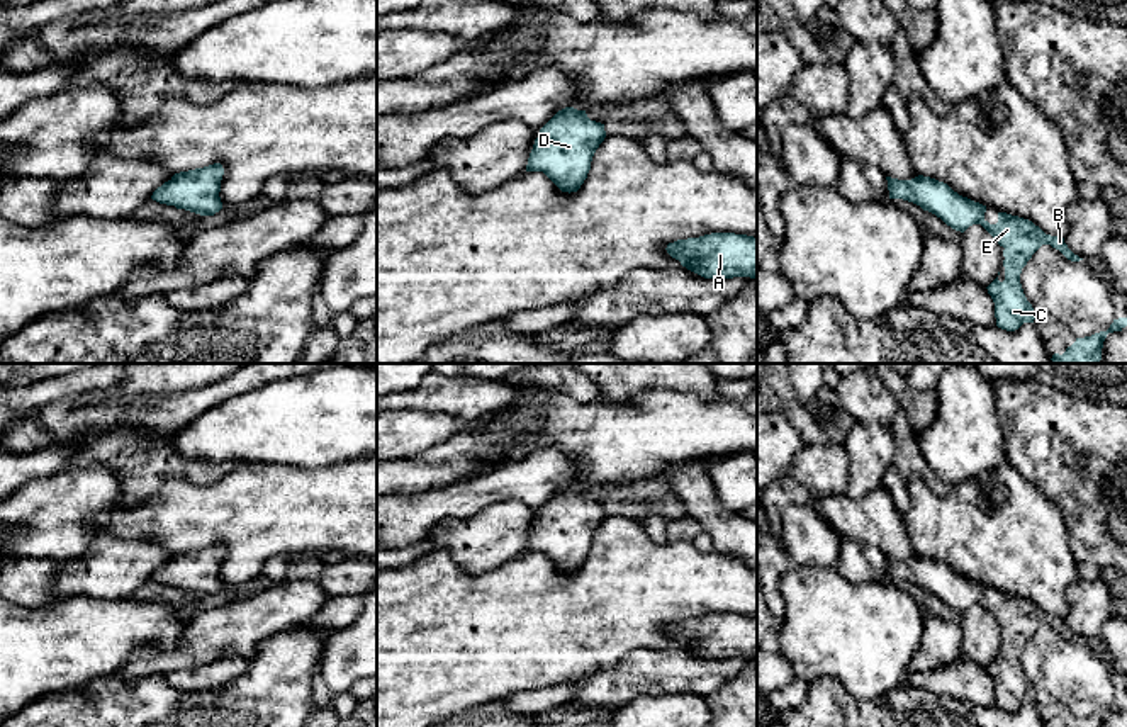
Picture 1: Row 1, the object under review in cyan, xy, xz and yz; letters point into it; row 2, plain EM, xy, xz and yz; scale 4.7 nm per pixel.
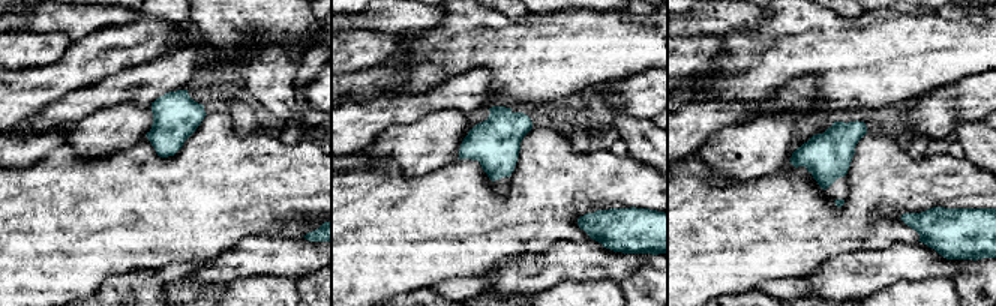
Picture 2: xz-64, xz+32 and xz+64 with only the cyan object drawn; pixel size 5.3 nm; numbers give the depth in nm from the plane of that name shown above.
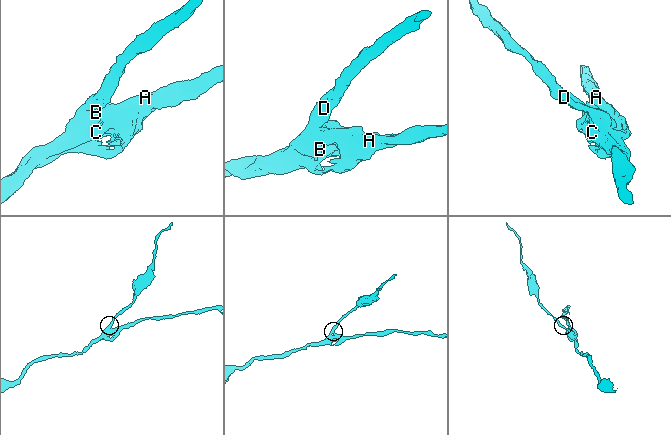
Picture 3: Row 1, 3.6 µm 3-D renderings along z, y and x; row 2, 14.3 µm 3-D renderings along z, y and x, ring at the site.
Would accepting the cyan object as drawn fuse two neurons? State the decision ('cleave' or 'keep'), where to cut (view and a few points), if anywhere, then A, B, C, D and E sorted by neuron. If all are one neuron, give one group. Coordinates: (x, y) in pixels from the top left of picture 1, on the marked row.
keep; no cut; A B C D E

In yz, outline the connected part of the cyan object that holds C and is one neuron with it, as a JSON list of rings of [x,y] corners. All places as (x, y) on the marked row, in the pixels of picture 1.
[[[923,175],[911,180],[891,177],[886,180],[889,199],[913,202],[961,233],[973,224],[981,224],[1005,248],[1005,280],[1000,282],[996,277],[986,287],[995,302],[996,326],[1001,330],[1015,331],[1035,319],[1034,307],[1023,294],[1020,273],[1042,245],[1051,245],[1071,262],[1083,260],[1068,248],[1064,238],[1046,234],[1029,219],[998,212],[998,223],[990,224],[984,219],[986,206],[959,195],[944,182]]]

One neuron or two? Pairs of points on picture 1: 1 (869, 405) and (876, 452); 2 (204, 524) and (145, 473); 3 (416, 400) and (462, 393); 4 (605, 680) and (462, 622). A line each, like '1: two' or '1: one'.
1: two
2: two
3: one
4: two

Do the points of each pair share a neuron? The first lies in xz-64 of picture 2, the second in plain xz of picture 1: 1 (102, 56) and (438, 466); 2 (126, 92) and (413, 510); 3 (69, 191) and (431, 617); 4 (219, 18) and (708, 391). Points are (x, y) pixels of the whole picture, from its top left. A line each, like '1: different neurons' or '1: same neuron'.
1: same neuron
2: same neuron
3: same neuron
4: same neuron

